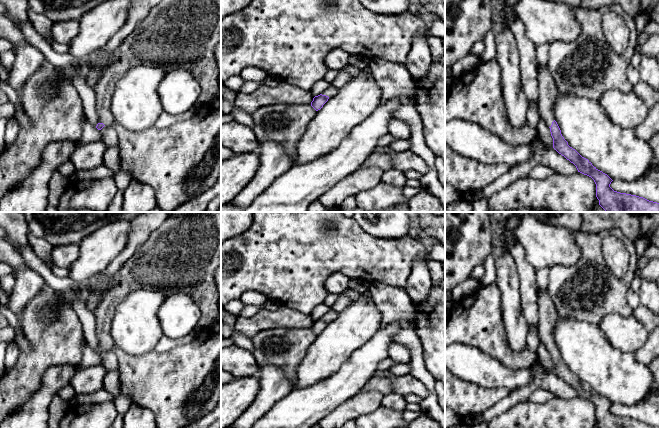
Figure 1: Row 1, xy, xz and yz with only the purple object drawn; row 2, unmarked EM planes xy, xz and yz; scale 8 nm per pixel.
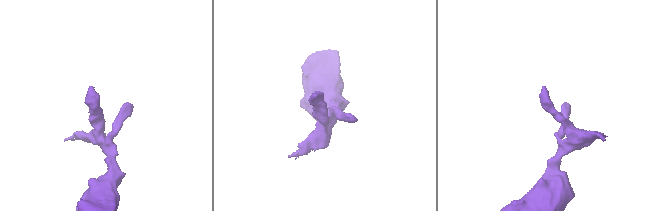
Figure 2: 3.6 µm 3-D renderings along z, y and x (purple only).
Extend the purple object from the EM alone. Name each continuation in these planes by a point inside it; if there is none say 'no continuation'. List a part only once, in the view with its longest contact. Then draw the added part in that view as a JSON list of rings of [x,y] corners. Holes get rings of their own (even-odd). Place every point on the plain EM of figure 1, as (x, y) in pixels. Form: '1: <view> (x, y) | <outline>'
1: yz (547, 316) | [[[538,291],[538,333],[540,341],[548,351],[551,351],[554,342],[554,328],[558,321],[558,314],[548,291]]]

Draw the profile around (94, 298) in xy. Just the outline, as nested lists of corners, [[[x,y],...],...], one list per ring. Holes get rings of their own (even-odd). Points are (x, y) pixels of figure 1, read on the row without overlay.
[[[91,291],[86,298],[87,308],[94,314],[103,298],[103,293],[100,291]]]

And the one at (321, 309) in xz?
[[[324,303],[317,305],[310,314],[313,321],[320,319],[325,313],[327,313],[332,307],[327,306]]]

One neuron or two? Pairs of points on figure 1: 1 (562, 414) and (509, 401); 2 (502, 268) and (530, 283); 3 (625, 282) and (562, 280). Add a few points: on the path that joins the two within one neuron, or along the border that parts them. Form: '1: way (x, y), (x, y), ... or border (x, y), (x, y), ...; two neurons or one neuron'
1: border (527, 400), (517, 402), (497, 416); two neurons
2: border (510, 255), (515, 263), (518, 277), (519, 301); two neurons
3: way (609, 282), (602, 276), (578, 276); one neuron

